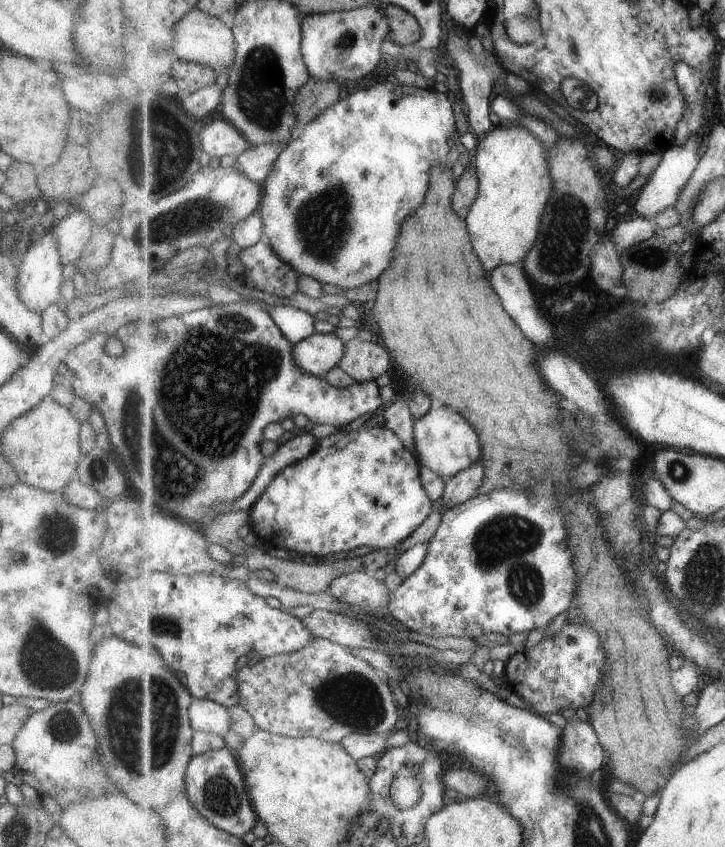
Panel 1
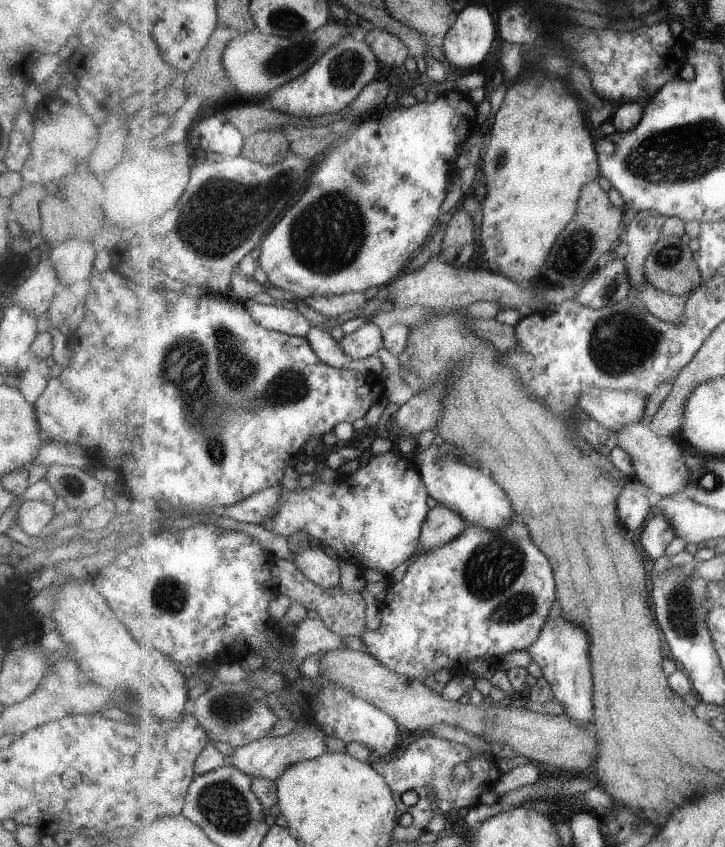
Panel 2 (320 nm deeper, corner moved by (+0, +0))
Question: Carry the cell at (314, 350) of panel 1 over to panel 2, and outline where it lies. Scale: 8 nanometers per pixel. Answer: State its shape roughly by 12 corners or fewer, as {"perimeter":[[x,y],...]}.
{"perimeter":[[365,323],[344,335],[340,347],[366,359],[384,347],[381,328]]}

